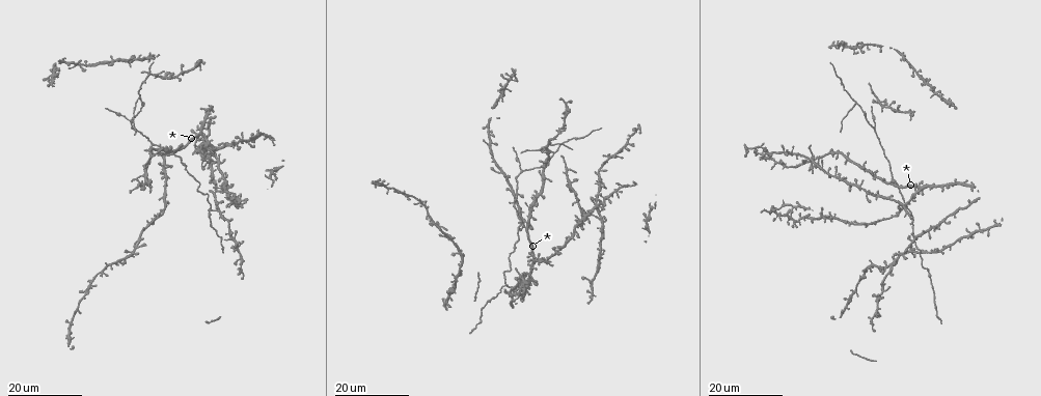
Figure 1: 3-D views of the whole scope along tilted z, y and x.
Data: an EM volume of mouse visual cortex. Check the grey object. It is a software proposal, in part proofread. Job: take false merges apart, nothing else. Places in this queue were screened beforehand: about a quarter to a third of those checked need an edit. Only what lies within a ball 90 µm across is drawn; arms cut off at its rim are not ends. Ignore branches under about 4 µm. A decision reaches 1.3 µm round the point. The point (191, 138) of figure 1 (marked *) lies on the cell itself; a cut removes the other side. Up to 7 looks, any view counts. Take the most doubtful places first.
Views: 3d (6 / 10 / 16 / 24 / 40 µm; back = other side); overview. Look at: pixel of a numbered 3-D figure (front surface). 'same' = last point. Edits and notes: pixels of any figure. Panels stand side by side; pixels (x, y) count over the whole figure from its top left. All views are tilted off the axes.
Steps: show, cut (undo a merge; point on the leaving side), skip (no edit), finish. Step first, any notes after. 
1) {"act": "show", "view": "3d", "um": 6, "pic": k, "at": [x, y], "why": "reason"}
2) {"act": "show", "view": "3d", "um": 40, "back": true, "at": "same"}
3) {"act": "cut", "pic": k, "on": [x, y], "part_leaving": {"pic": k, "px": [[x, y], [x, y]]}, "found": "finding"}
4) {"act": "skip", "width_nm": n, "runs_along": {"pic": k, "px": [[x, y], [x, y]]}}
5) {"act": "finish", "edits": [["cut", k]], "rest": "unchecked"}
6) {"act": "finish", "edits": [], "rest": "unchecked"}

{"act": "show", "view": "3d", "um": 16, "pic": 1, "at": [856, 103], "why": "three arms meet"}

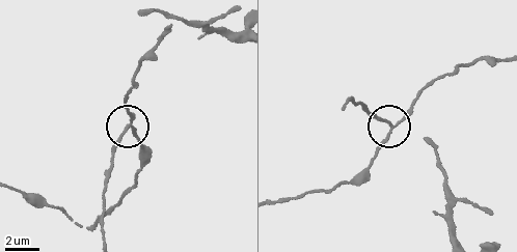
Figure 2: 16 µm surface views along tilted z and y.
{"act": "show", "view": "3d", "um": 6, "pic": 2, "at": [387, 121]}

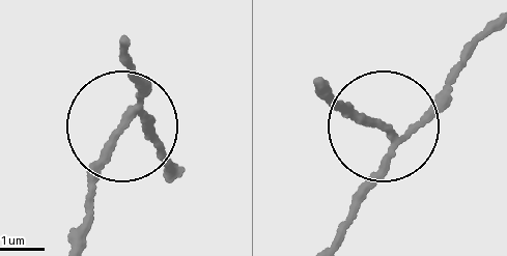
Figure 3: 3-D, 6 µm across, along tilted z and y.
{"act": "cut", "pic": 3, "on": [94, 172], "part_leaving": {"pic": 3, "px": [[130, 113], [85, 232]]}, "found": "two cells meet here"}

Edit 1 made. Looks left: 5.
{"act": "show", "view": "overview", "why": "redraw"}

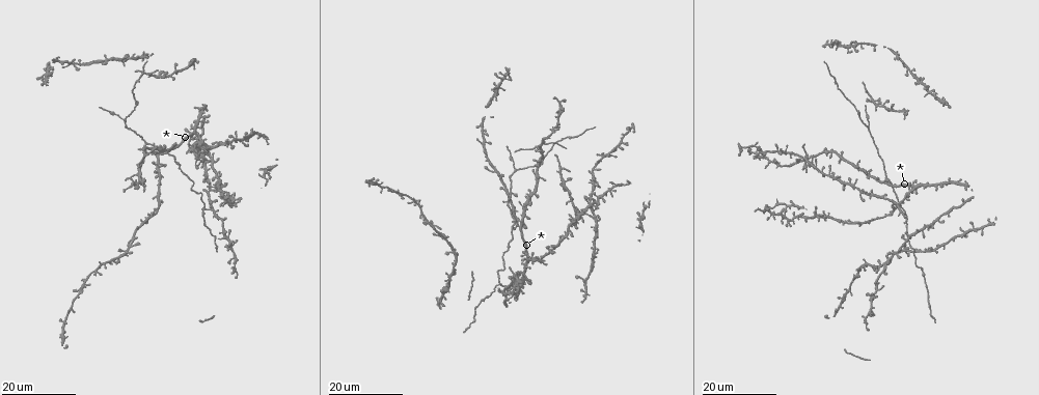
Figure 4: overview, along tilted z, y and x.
{"act": "show", "view": "3d", "um": 24, "pic": 4, "at": [803, 156], "why": "four or more arms meet"}

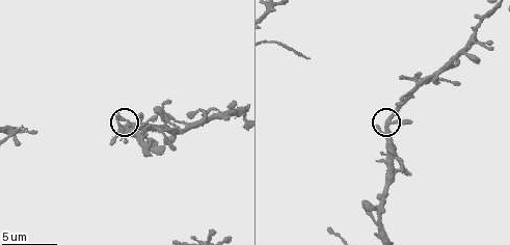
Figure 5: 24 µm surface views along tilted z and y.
{"act": "show", "view": "3d", "um": 6, "pic": 5, "at": [386, 128], "why": "zoom in"}

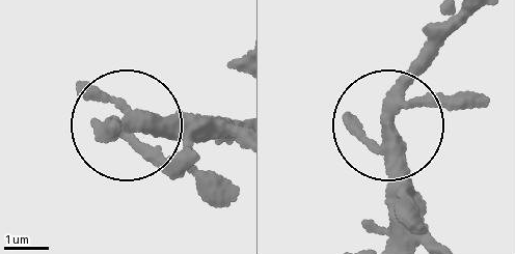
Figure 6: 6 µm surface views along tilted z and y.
{"act": "skip", "side_arm_um": 22, "found": "one cell here"}

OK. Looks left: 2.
{"act": "show", "view": "3d", "um": 16, "pic": 4, "at": [515, 222], "why": "three-way junction"}

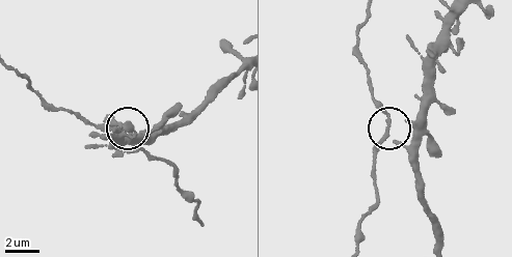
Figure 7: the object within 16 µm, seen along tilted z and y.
{"act": "show", "view": "3d", "um": 10, "pic": 7, "at": [386, 130], "why": "closer look"}

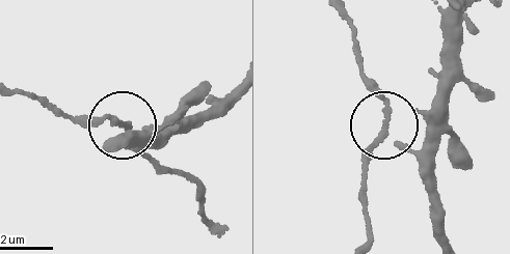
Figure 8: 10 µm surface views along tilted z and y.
{"act": "skip", "arms": 3, "runs_along": {"pic": 8, "px": [[444, 233], [429, 172], [395, 141], [354, 53]]}, "found": "all the same cell"}

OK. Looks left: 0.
{"act": "finish", "edits": [["cut", 3]], "rest": "unchecked"}

